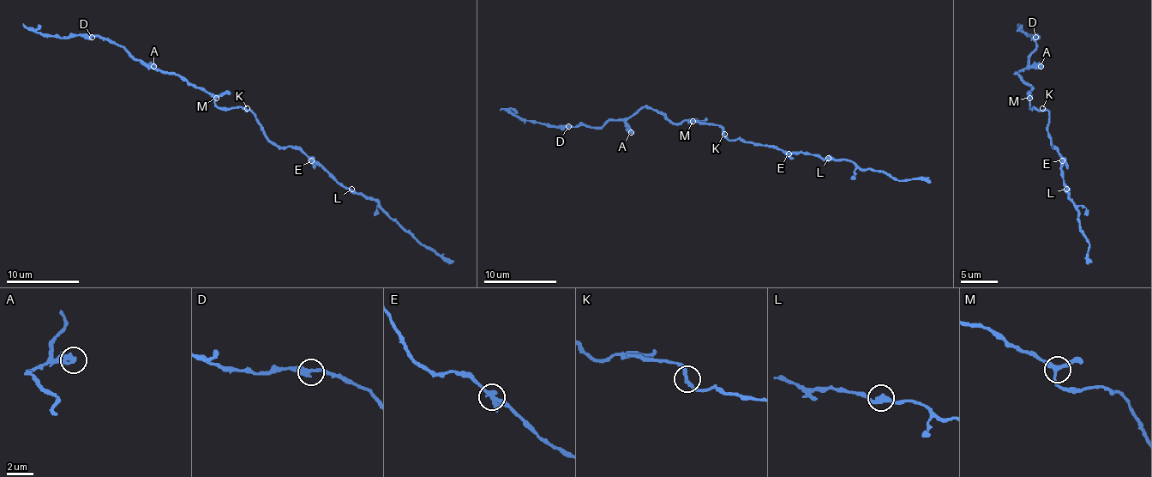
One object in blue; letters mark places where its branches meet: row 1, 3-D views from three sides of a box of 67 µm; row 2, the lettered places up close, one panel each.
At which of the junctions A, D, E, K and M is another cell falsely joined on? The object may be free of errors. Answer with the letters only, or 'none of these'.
none of these

